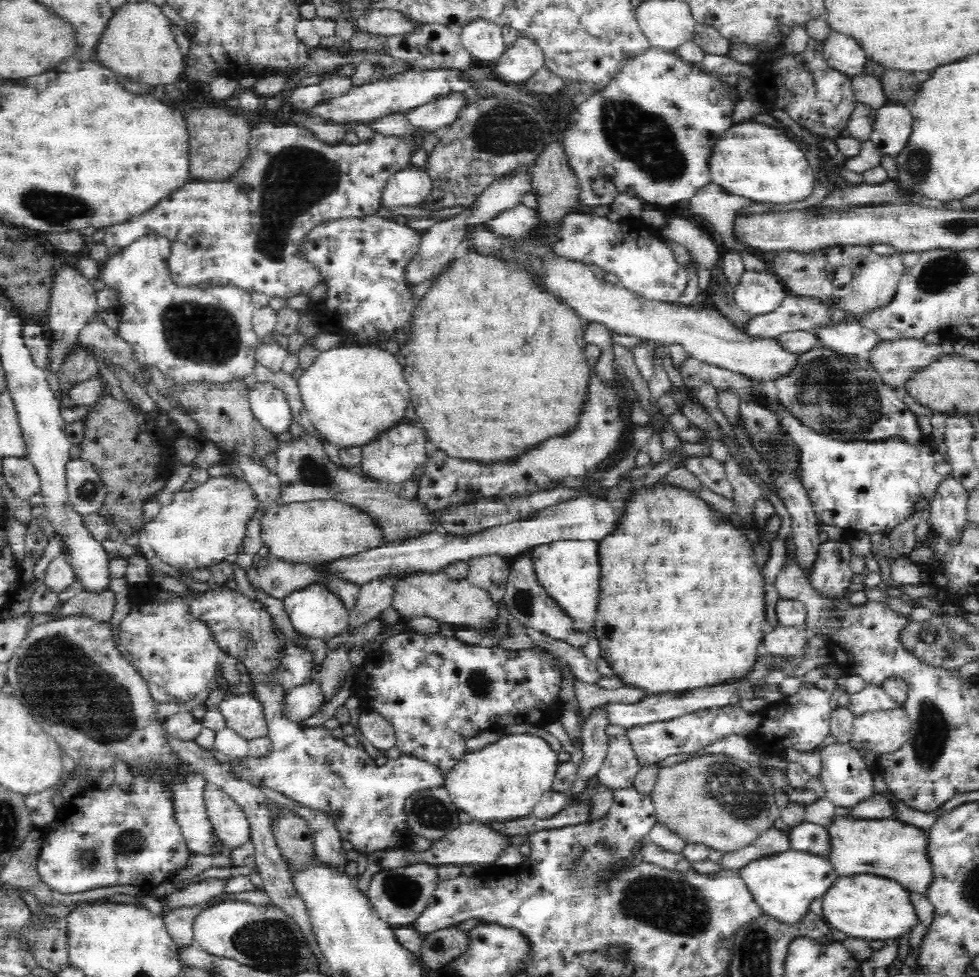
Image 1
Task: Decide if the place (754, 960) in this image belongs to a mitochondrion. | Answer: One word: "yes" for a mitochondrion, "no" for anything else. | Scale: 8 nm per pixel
yes

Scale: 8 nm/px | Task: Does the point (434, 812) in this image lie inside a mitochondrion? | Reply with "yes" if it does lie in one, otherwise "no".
yes

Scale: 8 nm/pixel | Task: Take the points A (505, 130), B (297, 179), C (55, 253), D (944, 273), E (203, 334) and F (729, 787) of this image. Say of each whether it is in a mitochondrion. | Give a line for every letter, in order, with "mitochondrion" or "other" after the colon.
A: mitochondrion
B: mitochondrion
C: other
D: mitochondrion
E: mitochondrion
F: mitochondrion

